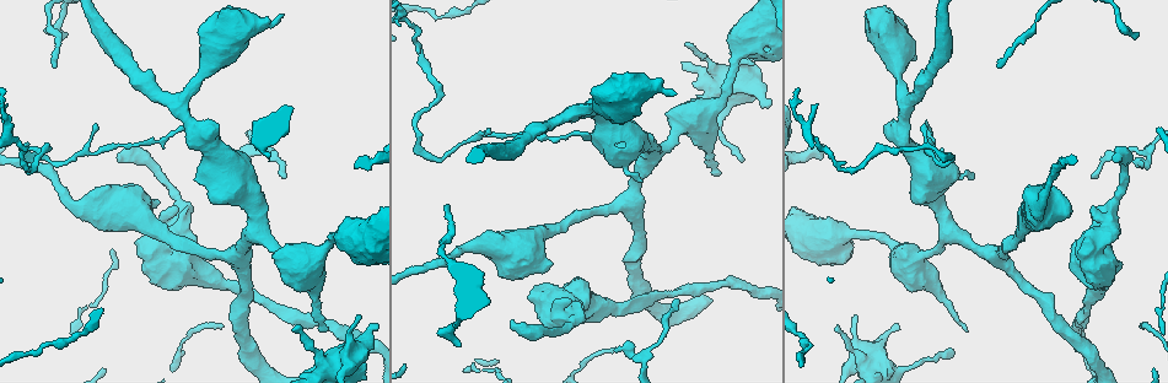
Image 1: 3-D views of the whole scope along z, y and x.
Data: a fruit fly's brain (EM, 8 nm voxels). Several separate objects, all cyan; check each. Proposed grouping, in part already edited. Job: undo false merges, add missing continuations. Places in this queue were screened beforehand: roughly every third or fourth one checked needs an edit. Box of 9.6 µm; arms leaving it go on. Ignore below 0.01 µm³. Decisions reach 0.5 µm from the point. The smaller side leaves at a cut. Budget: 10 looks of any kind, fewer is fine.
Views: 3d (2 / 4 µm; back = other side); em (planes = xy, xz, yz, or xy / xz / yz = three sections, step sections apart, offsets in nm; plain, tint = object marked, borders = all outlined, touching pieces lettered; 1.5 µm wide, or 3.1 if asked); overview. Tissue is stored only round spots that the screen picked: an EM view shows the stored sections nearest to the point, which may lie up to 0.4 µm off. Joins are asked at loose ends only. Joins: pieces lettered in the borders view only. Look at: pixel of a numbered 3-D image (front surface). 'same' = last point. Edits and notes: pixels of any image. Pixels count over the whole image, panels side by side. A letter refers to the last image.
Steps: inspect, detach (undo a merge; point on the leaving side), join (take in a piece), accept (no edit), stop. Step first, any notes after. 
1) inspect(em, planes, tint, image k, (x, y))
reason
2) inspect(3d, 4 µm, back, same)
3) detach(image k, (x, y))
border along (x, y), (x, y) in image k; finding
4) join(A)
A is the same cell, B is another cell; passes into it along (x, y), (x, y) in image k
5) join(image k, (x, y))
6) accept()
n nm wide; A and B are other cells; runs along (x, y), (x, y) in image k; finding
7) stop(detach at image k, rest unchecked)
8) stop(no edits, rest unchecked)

inspect(em, planes, borders, image 1, (322, 330))
branch stops here

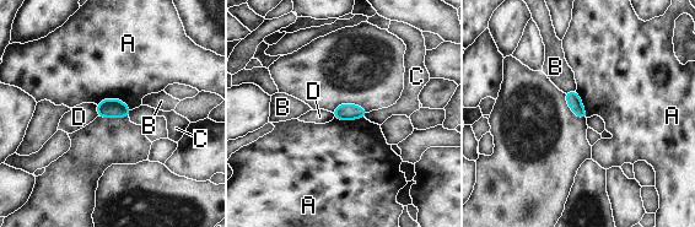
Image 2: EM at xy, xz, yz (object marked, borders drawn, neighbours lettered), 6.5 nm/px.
accept()
A, B, C and D are other cells; border along (96, 103), (120, 100), (132, 109) in image 2; none of them fits

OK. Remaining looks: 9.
inspect(em, xy, step 8, borders, image 1, (687, 44))
free end

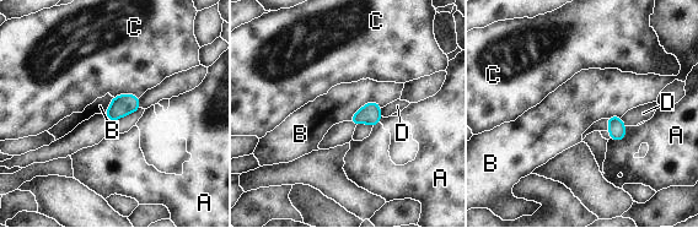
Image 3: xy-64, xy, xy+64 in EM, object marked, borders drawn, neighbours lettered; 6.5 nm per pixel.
inspect(em, planes, borders, same)
cut it another way

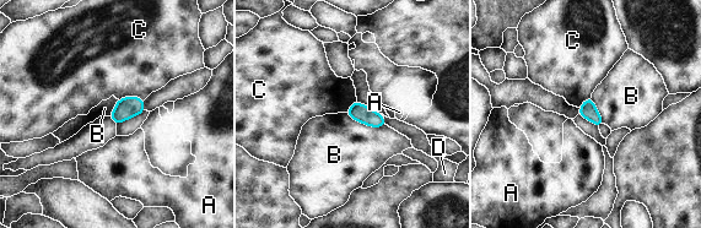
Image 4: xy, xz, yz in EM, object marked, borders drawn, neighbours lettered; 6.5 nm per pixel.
accept()
110 nm wide; A, B, C and D are other cells; none of them fits

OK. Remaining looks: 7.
inspect(em, xy, step 4, borders, image 1, (924, 126))
an open end

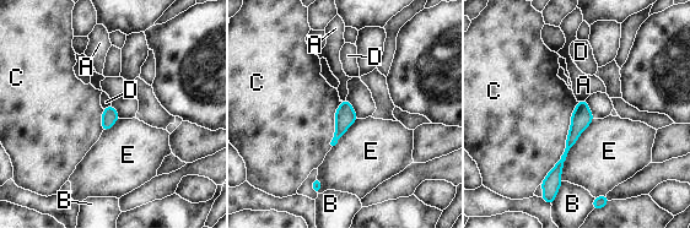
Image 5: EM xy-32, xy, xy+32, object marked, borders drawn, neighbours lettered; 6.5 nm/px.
inspect(em, planes, borders, same)
cut it another way

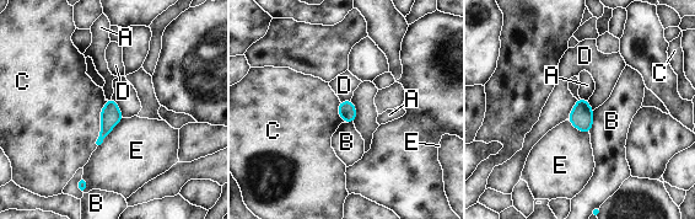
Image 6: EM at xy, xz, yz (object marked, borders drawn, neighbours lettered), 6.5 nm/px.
accept()
110 nm wide; A, B, C, D and E are other cells; border along (107, 101), (101, 111), (97, 145) in image 6; none of them fits

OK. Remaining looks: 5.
inspect(3d, 4 µm, image 1, (1137, 33))
thin end

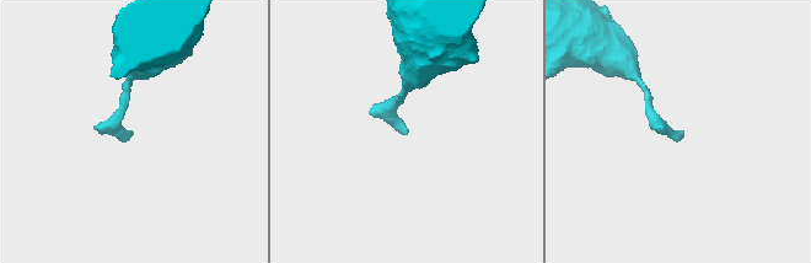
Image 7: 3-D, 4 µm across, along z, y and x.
inspect(em, planes, borders, image 7, (680, 130))
need the tissue

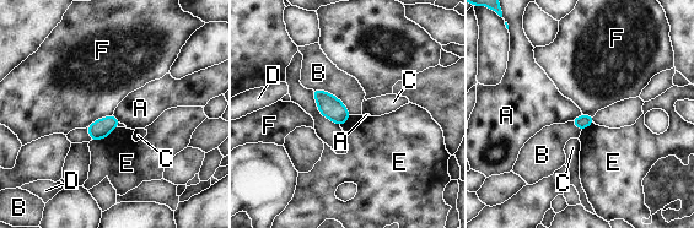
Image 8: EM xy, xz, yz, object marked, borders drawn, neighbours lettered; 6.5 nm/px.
accept()
A, B, C, D, E and F are other cells; border along (112, 114), (98, 118), (87, 128) in image 8; none of them fits

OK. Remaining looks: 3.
stop(no edits, rest unchecked)

